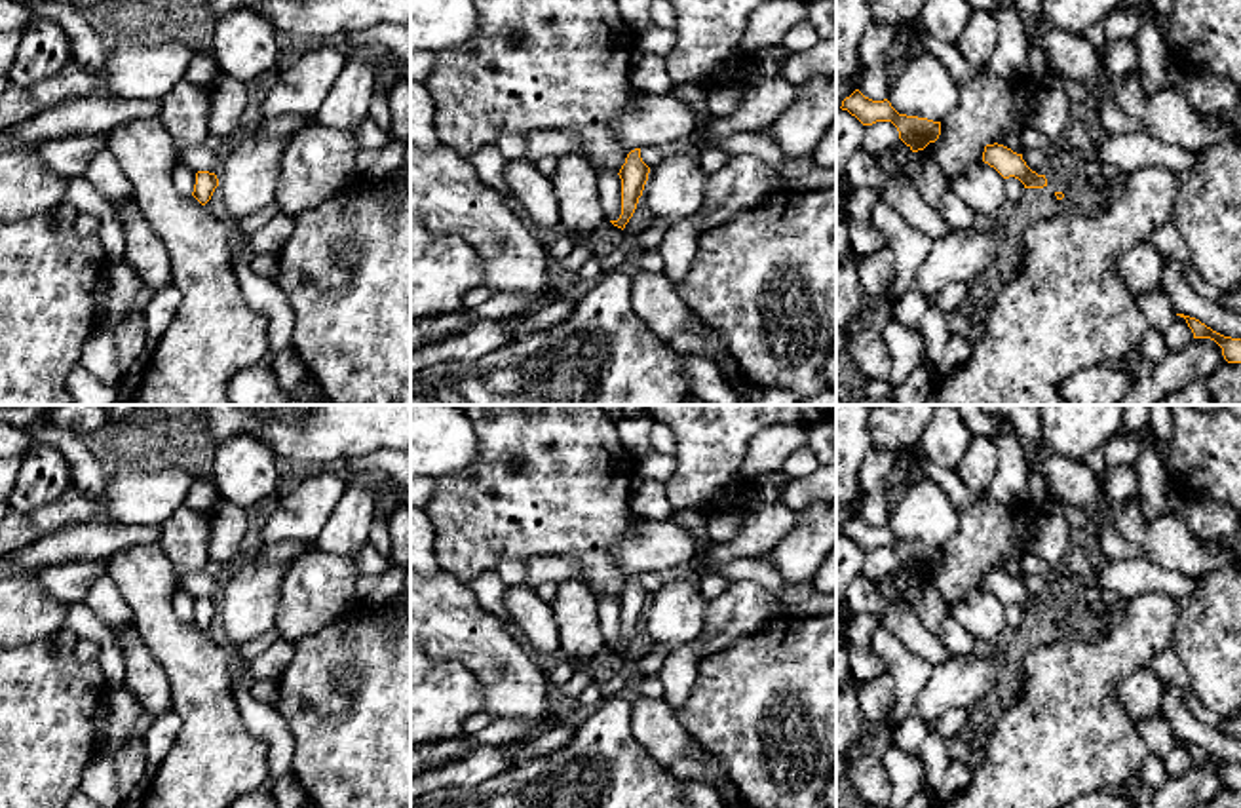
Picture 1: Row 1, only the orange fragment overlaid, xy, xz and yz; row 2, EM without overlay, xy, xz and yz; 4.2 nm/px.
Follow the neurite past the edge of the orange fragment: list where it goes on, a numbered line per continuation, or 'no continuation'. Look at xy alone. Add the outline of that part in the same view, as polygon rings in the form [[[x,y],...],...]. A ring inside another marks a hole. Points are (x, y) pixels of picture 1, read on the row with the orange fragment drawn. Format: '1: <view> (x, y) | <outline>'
no continuation

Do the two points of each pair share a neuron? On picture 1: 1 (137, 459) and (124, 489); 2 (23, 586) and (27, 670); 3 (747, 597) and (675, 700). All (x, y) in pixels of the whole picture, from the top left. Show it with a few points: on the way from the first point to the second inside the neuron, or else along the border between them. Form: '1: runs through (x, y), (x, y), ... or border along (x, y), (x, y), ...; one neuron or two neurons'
1: border along (175, 466), (154, 472), (118, 472), (107, 478); two neurons
2: border along (61, 626), (52, 635), (19, 647); two neurons
3: runs through (726, 622), (677, 675); one neuron

